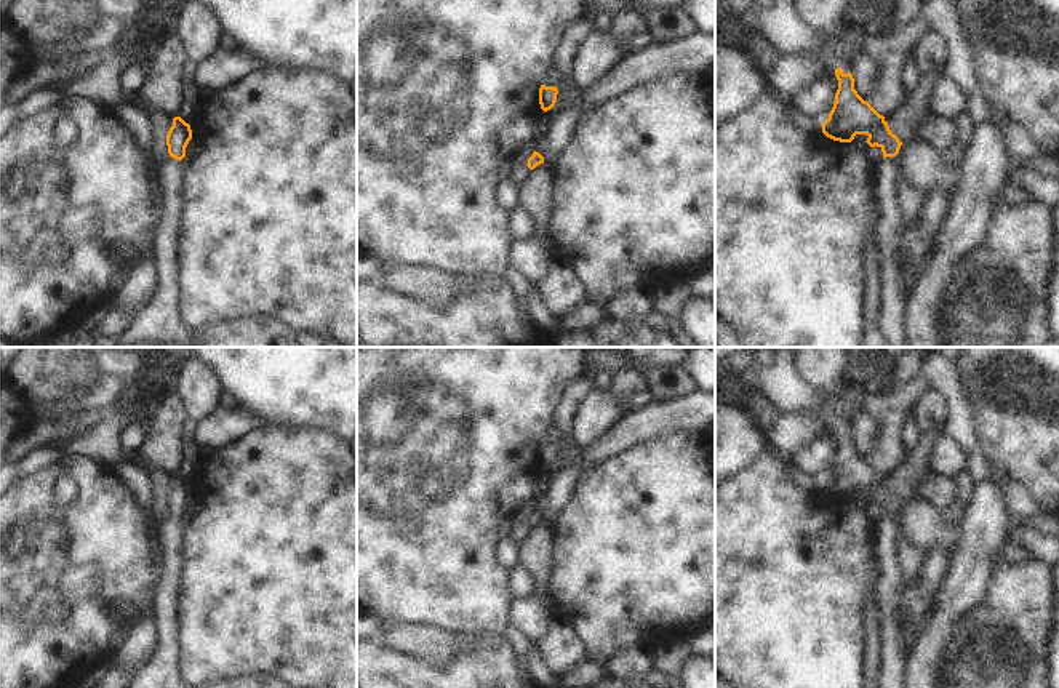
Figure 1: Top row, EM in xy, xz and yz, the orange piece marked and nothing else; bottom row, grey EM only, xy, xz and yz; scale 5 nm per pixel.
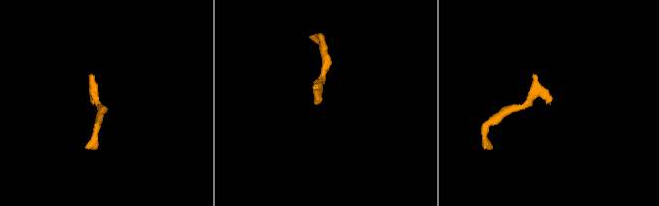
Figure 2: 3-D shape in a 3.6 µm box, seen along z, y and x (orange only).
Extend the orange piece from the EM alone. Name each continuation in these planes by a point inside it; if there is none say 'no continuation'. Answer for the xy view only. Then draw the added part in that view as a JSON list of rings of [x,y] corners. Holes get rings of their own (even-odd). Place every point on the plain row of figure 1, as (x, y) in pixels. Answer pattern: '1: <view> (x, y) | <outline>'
1: xy (162, 671) | [[[168,515],[157,525],[163,574],[154,597],[157,648],[150,659],[131,677],[126,688],[187,688],[179,674],[179,624],[176,605],[182,582],[182,533],[179,518]]]

